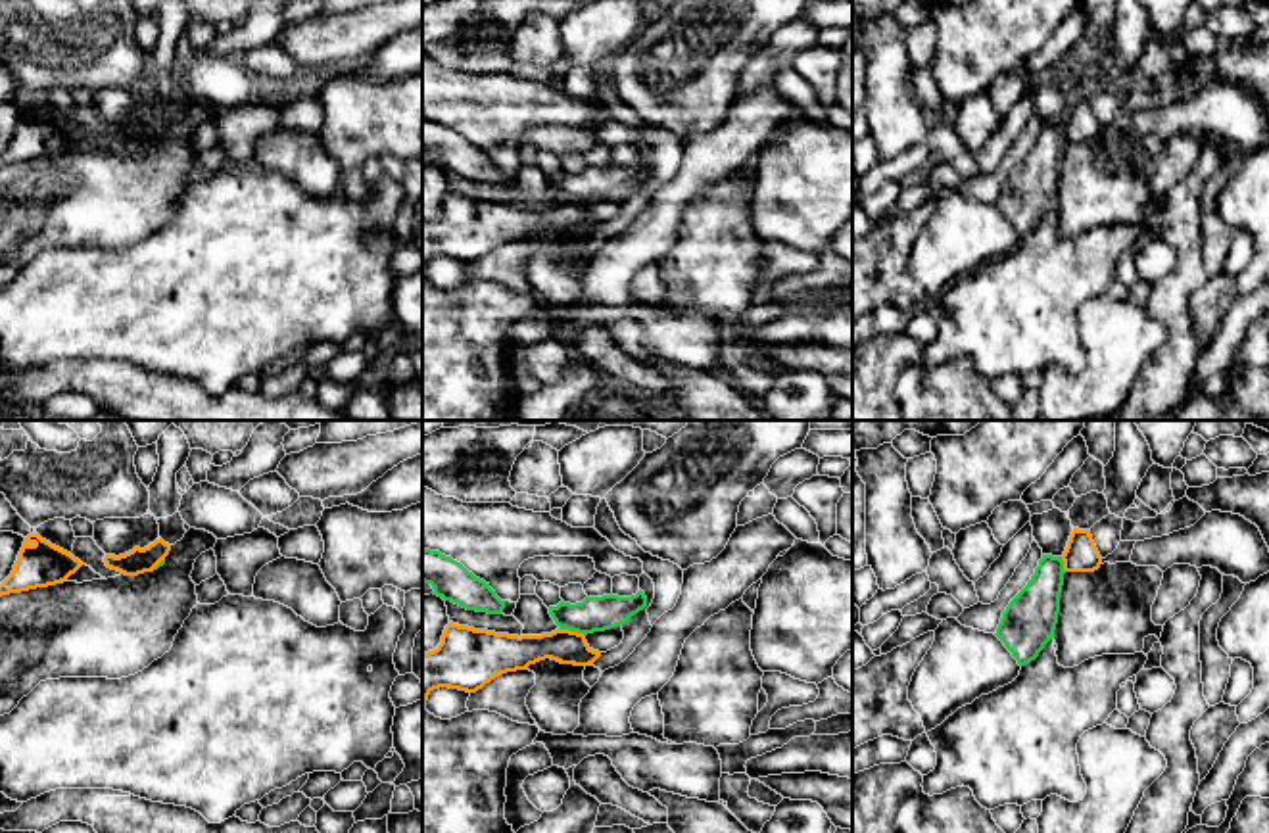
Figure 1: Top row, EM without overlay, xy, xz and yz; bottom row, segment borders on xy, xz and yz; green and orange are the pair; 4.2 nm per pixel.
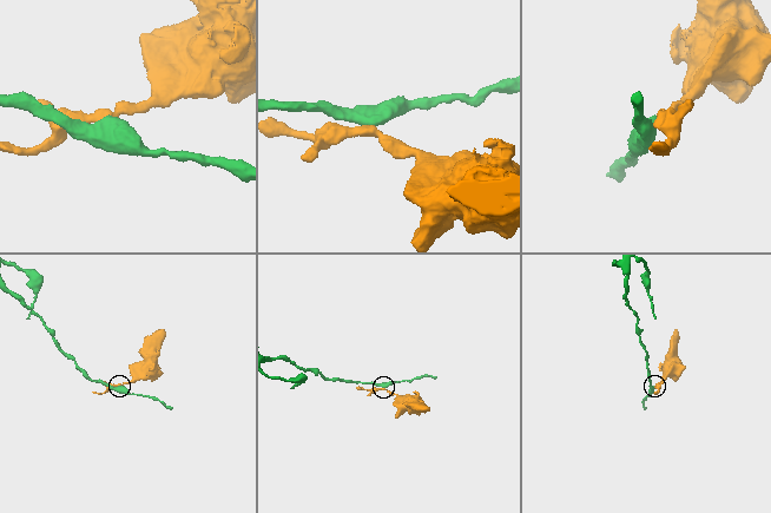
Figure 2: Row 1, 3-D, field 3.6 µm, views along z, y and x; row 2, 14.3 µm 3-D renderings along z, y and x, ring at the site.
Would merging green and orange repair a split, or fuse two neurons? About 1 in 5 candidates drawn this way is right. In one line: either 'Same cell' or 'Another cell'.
Another cell

